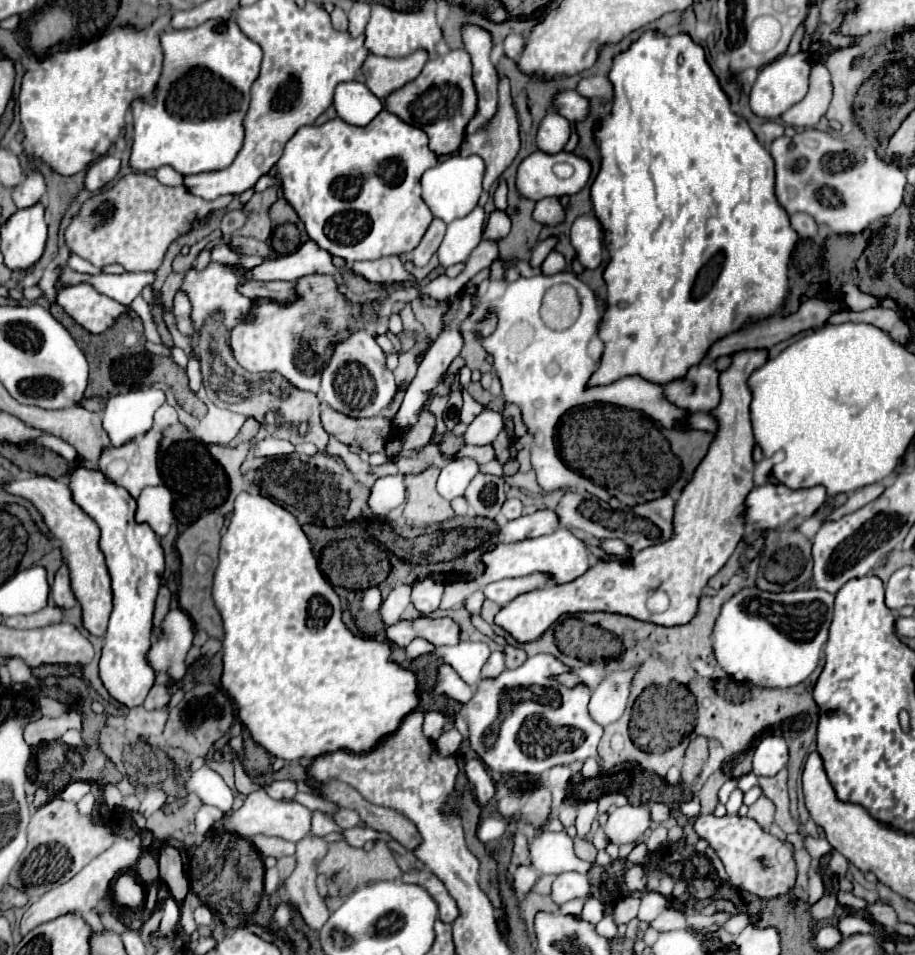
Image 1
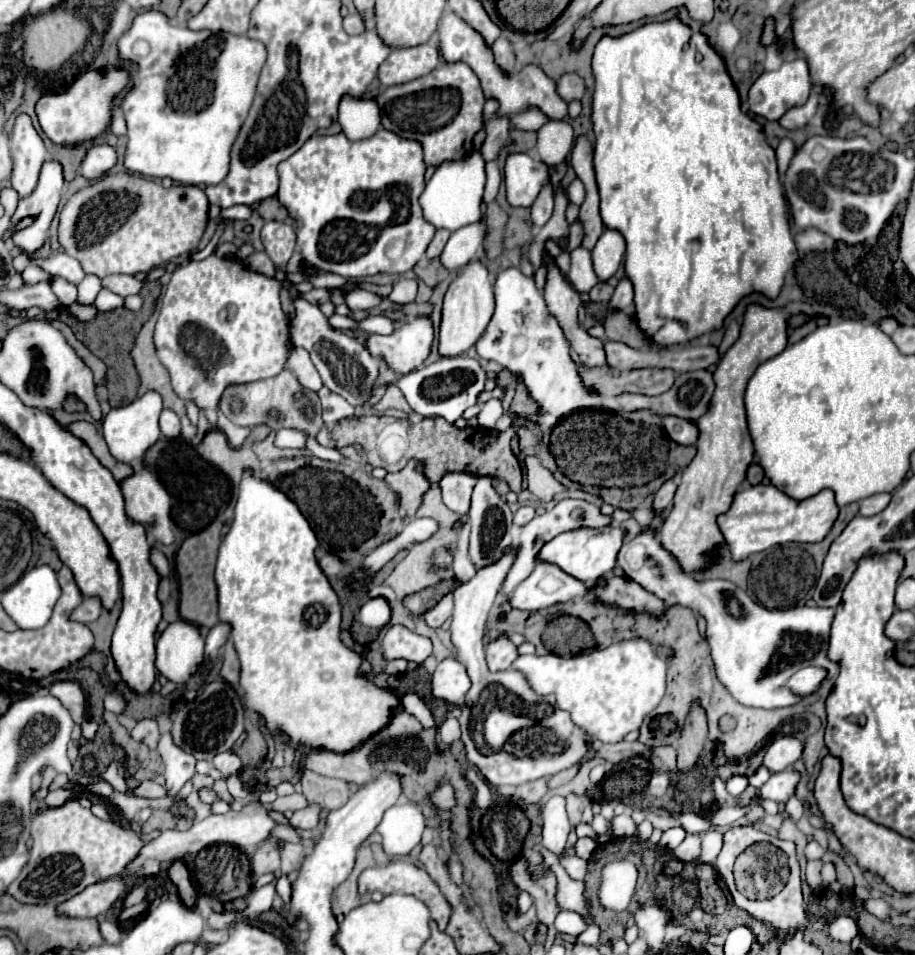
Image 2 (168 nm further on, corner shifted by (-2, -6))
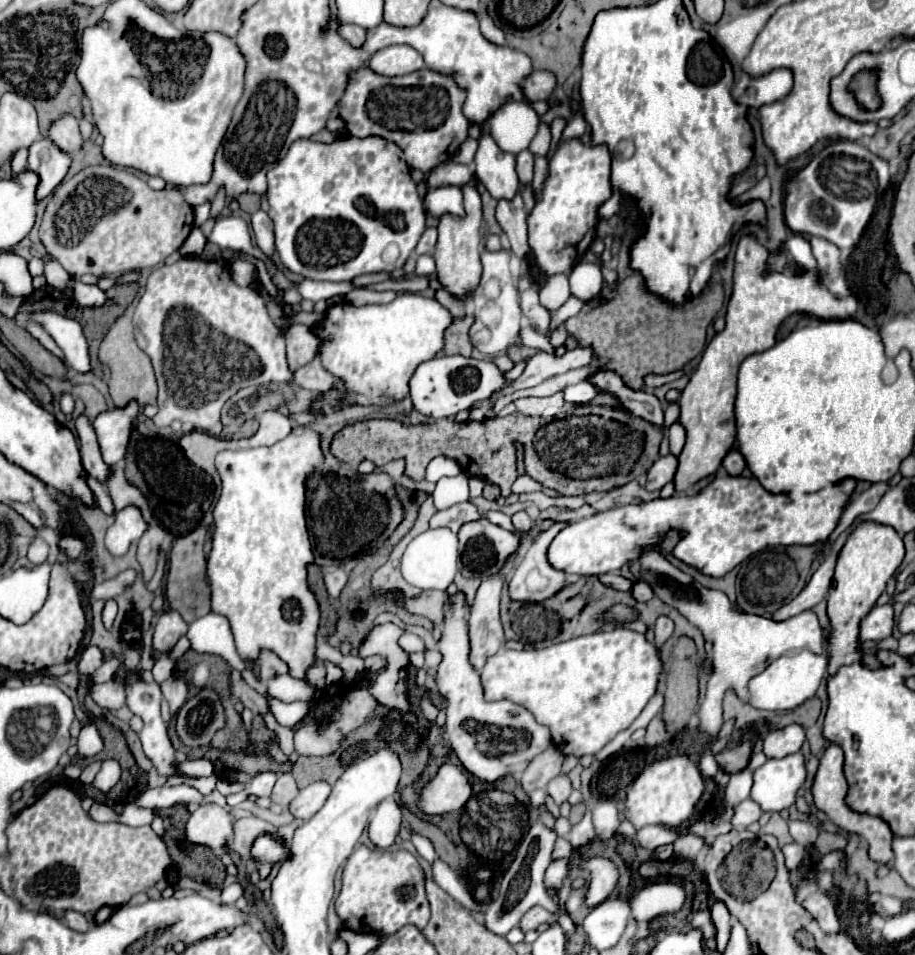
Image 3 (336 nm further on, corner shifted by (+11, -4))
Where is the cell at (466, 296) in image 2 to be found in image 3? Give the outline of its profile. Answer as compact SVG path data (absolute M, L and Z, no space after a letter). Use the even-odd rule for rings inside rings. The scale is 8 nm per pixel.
M473 175L469 179L469 183L461 185L463 189L463 197L465 197L465 217L455 217L449 213L443 213L443 217L439 217L439 241L435 247L435 263L437 263L437 277L443 283L443 287L457 295L457 297L465 297L467 291L473 291L475 285L479 283L481 277L481 197L477 191L477 177Z

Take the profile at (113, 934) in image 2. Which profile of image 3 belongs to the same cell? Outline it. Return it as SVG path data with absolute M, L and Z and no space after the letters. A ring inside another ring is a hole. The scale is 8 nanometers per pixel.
M65 911L65 913L63 913L63 919L65 919L65 923L67 923L73 931L87 931L87 929L89 929L89 923L87 923L87 919L85 919L83 913Z

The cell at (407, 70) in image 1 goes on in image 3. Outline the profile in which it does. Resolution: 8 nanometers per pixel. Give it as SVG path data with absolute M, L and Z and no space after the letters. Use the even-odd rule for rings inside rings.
M389 45L385 49L379 49L377 53L371 55L367 65L375 73L387 75L387 77L407 75L425 67L423 57L409 45Z

